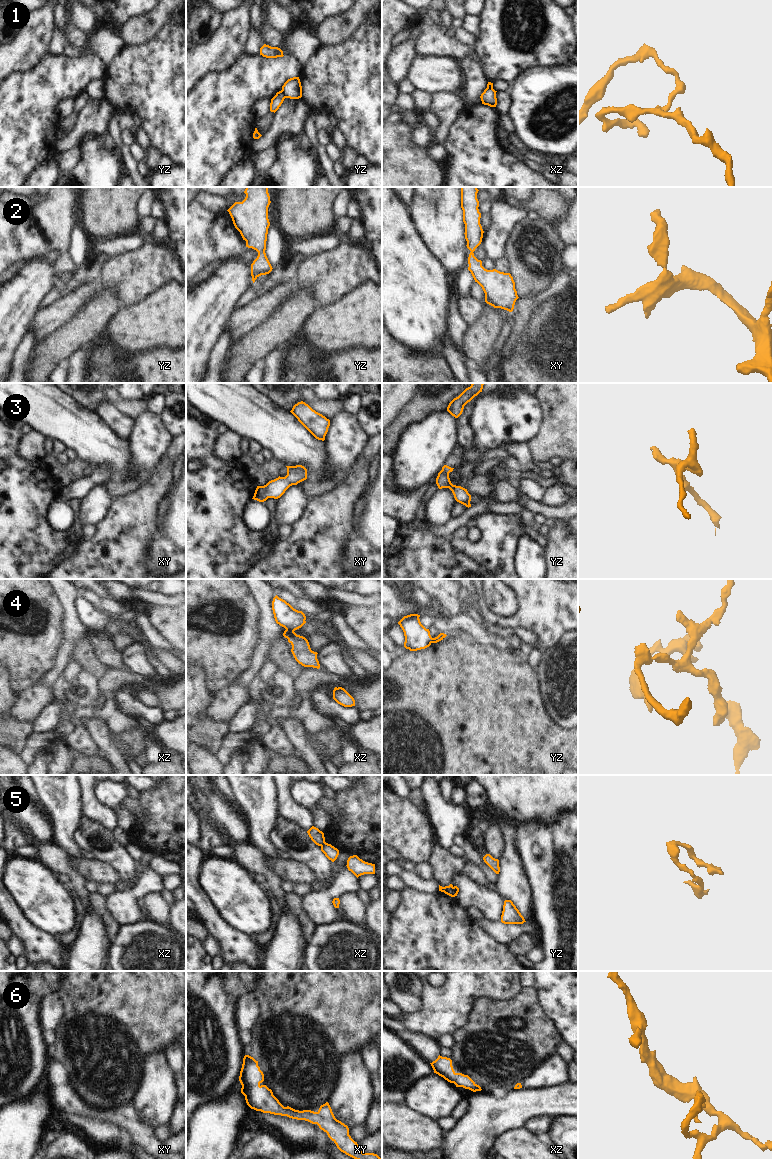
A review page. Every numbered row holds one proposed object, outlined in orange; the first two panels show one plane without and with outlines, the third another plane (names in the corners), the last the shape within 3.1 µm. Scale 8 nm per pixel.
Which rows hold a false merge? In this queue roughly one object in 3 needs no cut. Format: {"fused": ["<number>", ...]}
{"fused": ["1", "4", "5"]}

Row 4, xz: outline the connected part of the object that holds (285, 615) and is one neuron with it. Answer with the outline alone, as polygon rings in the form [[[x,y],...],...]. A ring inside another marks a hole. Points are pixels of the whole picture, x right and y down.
[[[277,595],[273,598],[272,610],[276,623],[288,631],[295,631],[306,623],[306,616],[302,611],[294,609]]]

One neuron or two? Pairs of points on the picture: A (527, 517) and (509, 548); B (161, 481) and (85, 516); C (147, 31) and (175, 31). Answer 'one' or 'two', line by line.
A: two
B: two
C: two

